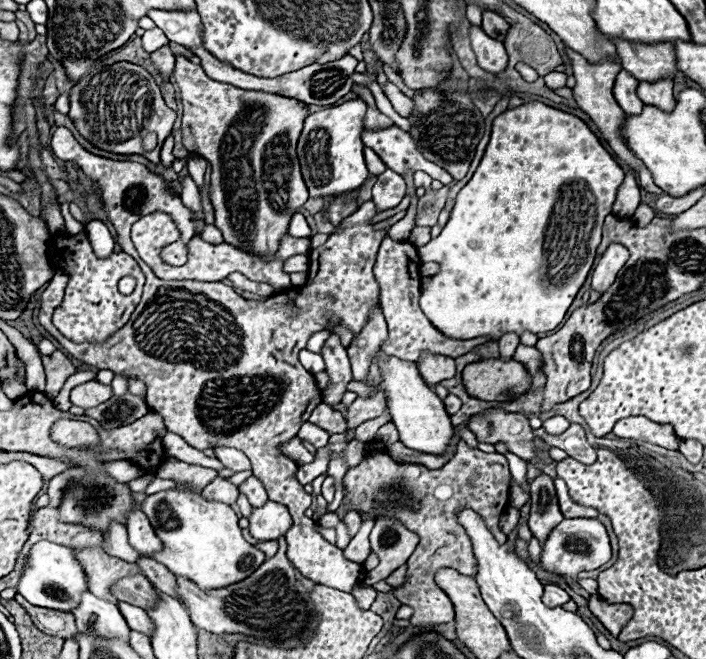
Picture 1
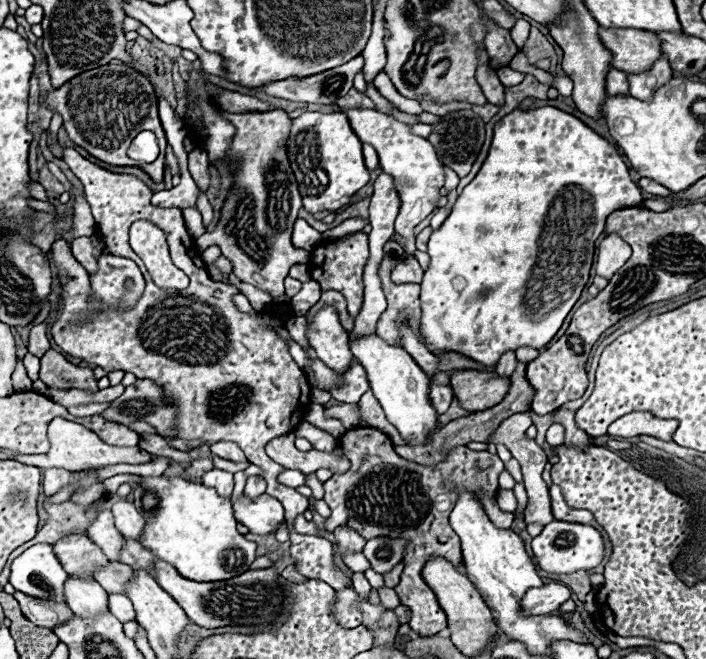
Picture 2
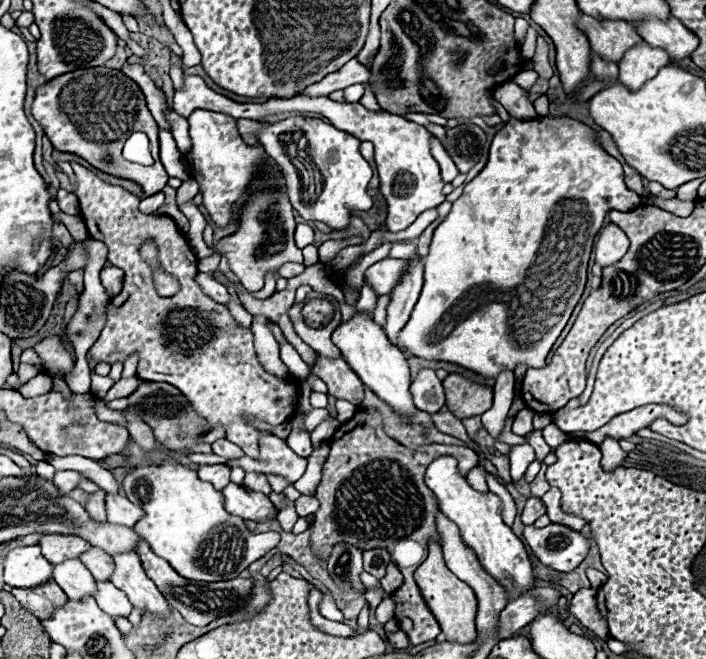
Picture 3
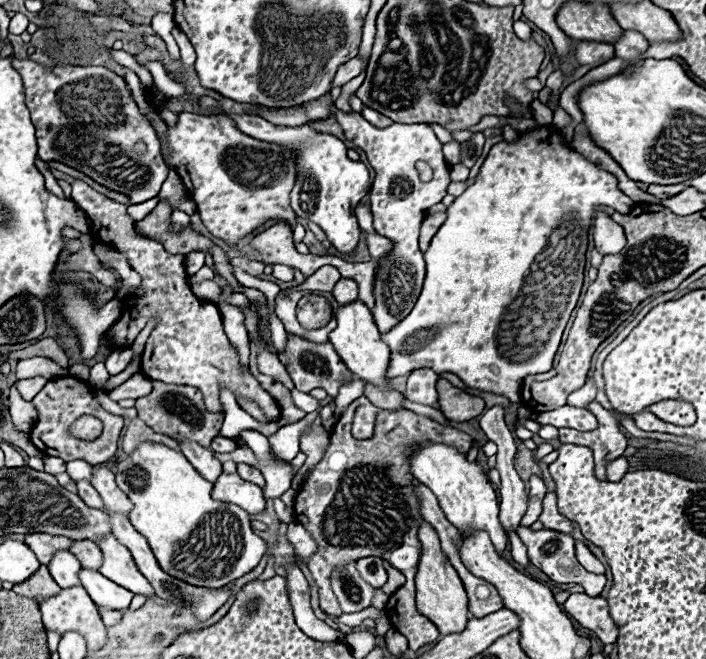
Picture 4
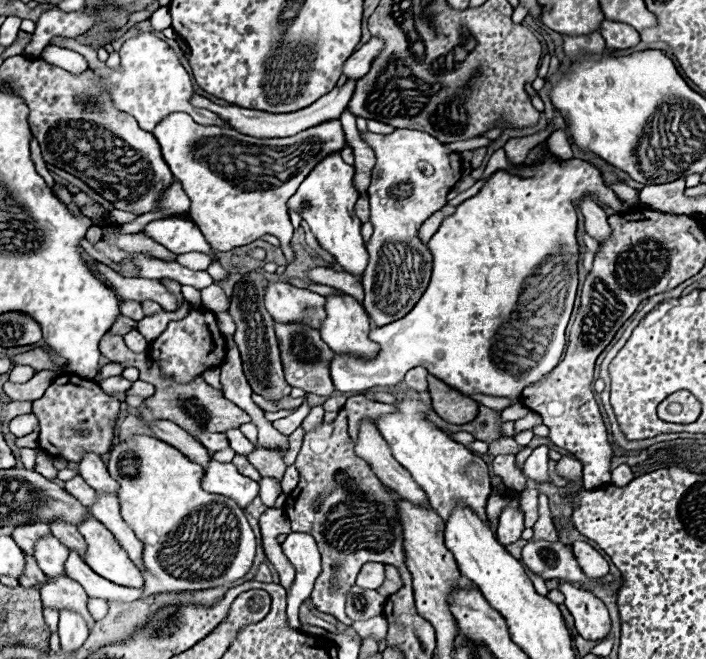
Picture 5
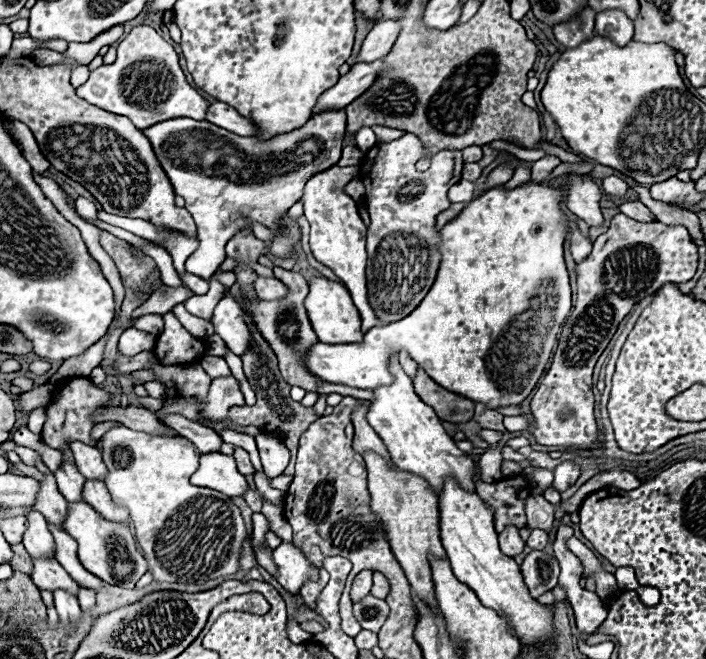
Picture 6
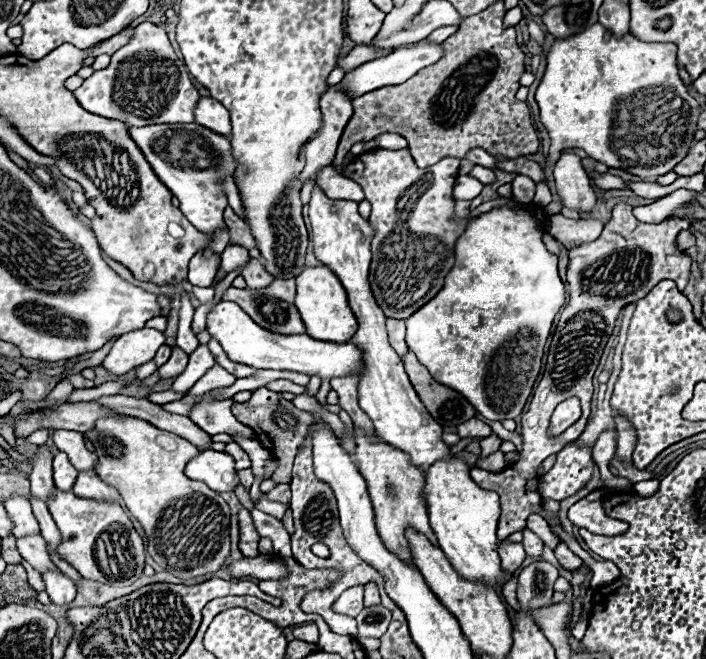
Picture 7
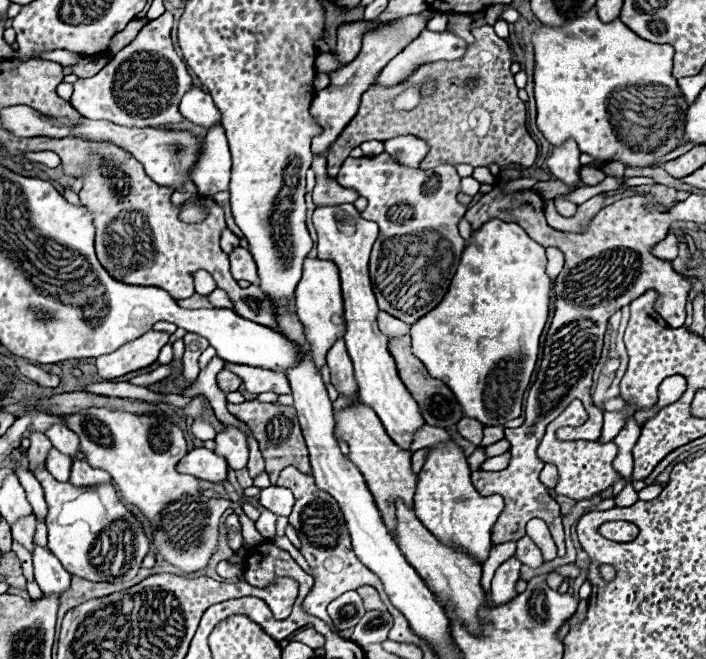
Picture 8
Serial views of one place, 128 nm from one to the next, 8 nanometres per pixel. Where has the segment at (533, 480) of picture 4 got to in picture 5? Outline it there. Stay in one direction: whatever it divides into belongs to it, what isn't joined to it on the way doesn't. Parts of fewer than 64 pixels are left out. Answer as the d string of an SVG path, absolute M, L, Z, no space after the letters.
M524 490L522 492L522 510L524 510L524 514L526 514L526 520L524 520L524 524L526 524L526 528L532 528L534 526L534 522L538 520L536 516L538 516L538 490Z

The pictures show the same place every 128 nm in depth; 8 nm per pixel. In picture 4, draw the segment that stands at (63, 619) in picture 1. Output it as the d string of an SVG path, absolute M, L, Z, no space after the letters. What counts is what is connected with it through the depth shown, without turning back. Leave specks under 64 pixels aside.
M42 566L30 580L26 580L26 584L16 584L12 590L20 596L34 598L36 604L42 604L46 598L56 596L60 592L58 584L52 580L48 572L48 566Z

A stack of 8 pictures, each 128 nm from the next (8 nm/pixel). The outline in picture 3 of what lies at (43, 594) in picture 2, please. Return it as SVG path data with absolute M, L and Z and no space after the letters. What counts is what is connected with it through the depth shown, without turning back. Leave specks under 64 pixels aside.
M38 544L14 548L4 560L4 582L12 588L36 588L52 580L52 568Z

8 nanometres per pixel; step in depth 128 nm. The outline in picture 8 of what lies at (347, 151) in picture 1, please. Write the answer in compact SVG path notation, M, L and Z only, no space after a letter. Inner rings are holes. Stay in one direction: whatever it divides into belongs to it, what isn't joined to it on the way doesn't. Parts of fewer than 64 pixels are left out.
M164 12L160 18L148 22L140 34L124 46L96 76L74 82L70 102L84 118L108 120L120 126L164 126L178 124L184 116L178 110L182 96L190 90L190 74L182 58L176 54L170 30L174 18ZM354 204L338 206L316 206L312 212L312 222L318 232L318 258L332 260L340 268L342 294L344 294L344 316L346 316L346 346L354 362L354 376L358 382L360 402L370 406L386 428L386 434L402 448L410 450L414 432L424 426L418 402L410 396L402 384L396 362L388 350L388 338L378 330L378 304L372 292L372 282L368 276L368 260L374 240L378 238L378 224L364 220Z

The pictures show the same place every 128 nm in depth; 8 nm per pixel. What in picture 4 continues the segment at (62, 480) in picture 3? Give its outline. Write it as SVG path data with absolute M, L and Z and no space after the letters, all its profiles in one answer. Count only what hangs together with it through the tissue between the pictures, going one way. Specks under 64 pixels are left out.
M46 456L44 458L44 470L48 474L64 474L66 472L66 462L58 460L58 458L52 458L52 456Z

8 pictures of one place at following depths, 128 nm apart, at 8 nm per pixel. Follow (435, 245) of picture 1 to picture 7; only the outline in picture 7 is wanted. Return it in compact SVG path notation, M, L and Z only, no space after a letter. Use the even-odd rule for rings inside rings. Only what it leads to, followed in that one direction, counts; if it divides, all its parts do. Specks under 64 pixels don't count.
M510 200L508 204L500 206L500 208L492 208L490 212L478 214L474 218L468 220L464 232L458 236L456 246L454 246L454 266L448 272L442 292L438 292L430 304L424 304L418 312L414 312L414 316L410 316L406 320L406 343L407 346L416 356L418 360L430 370L432 378L456 392L460 392L484 418L488 420L506 420L506 418L516 418L518 414L522 414L522 408L532 392L532 386L540 374L540 366L542 366L542 356L544 356L544 344L548 340L552 322L556 318L556 314L562 310L562 306L566 304L566 290L564 284L560 280L558 274L558 256L550 254L546 244L544 244L544 228L540 224L536 224L534 220L534 208L530 204L522 204L516 200ZM222 300L218 306L214 306L208 312L206 322L208 332L212 338L216 338L230 360L252 366L252 368L268 368L268 370L290 370L300 372L308 376L320 376L322 380L332 380L336 376L360 376L364 368L362 350L354 346L352 342L334 344L334 342L322 342L314 340L308 334L294 334L294 336L278 336L272 332L266 332L264 328L258 328L250 316L236 304Z

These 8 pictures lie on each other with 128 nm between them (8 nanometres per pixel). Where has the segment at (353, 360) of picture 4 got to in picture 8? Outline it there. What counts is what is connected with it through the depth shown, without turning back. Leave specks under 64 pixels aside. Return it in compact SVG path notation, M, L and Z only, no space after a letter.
M308 258L304 262L302 280L298 282L296 292L294 292L294 304L296 304L296 314L298 314L298 318L300 318L302 326L304 326L306 340L310 340L316 370L320 372L322 366L324 366L326 352L346 332L344 304L342 304L342 292L340 292L340 276L338 276L336 264L328 262L328 260Z

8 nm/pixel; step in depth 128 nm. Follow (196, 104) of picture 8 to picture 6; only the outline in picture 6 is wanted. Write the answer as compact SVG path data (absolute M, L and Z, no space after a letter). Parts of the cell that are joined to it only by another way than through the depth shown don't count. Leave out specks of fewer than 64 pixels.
M224 102L212 104L212 108L208 112L208 122L216 124L220 128L226 128L234 134L240 134L240 136L256 136L256 132L258 132L258 126L250 118L240 116L234 108L230 108Z

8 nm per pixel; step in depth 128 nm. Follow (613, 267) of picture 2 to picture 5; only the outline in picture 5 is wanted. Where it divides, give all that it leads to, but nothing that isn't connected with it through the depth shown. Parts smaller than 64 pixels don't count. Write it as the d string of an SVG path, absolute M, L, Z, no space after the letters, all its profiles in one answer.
M584 198L580 202L580 210L584 216L584 226L586 232L596 240L596 242L604 242L612 236L610 224L608 224L608 216L606 212L592 200L592 198Z

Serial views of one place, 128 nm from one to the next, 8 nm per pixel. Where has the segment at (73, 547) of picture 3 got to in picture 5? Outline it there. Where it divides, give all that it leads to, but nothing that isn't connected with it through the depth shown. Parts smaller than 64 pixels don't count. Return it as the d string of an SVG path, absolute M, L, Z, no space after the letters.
M24 524L24 526L14 528L12 538L14 538L14 542L16 542L24 552L28 552L30 556L34 556L34 544L36 544L40 538L48 536L48 534L52 534L48 524Z

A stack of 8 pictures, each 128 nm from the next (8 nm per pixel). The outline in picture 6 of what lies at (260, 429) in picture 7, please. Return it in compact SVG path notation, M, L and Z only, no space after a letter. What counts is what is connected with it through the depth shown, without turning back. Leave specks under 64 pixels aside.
M244 312L244 322L246 326L250 328L252 332L252 348L248 352L242 354L242 362L244 362L244 374L252 386L252 390L256 392L256 398L258 402L254 406L234 406L229 409L228 422L232 422L234 426L258 426L262 428L264 432L272 432L272 430L278 430L282 432L282 440L284 444L288 446L290 454L292 454L292 460L288 464L288 468L284 470L284 474L294 474L294 456L298 452L298 440L302 436L302 432L318 418L314 414L312 408L302 408L298 402L294 402L290 398L290 384L286 384L280 376L280 370L278 370L278 362L276 362L276 356L272 352L272 348L268 346L268 342L264 340L264 336L260 334L254 318Z

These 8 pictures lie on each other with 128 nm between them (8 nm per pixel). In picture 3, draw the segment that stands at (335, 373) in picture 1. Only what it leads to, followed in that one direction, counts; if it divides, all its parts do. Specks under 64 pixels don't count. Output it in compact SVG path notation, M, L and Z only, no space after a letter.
M330 296L330 302L334 304L334 316L330 320L328 326L322 326L322 328L310 328L304 324L302 320L302 306L300 304L294 304L290 308L290 320L294 322L294 328L298 332L298 336L308 344L312 346L320 356L326 356L326 358L340 358L342 352L332 344L332 332L338 328L338 324L341 323L340 308L338 308L338 300L334 300Z

